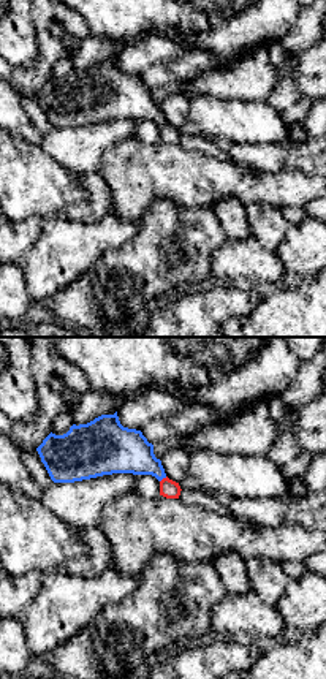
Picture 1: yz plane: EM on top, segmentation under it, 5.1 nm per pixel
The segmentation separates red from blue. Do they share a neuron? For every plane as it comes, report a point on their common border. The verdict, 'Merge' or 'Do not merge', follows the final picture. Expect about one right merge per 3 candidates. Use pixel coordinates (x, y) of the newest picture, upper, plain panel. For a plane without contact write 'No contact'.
Touches red at (163, 124)

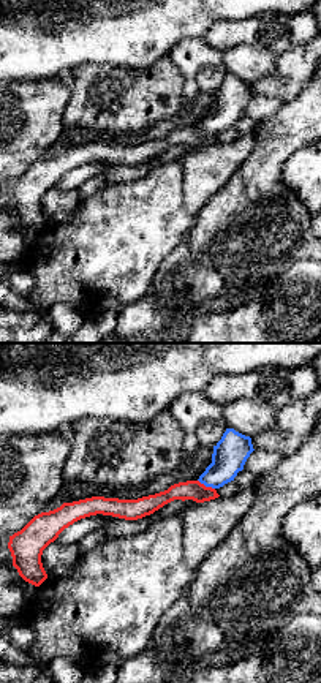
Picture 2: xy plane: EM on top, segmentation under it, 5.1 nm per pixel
Touches red at (204, 132)

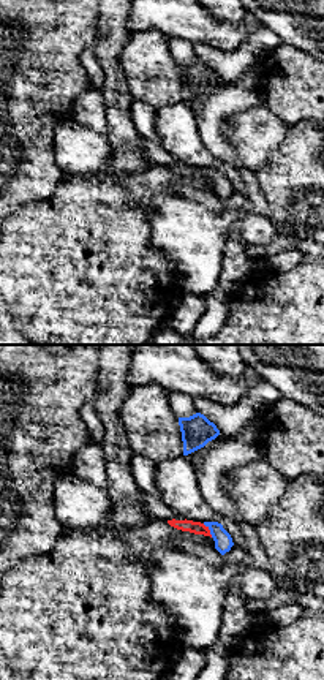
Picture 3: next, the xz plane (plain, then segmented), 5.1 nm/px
Touches red at (209, 176)

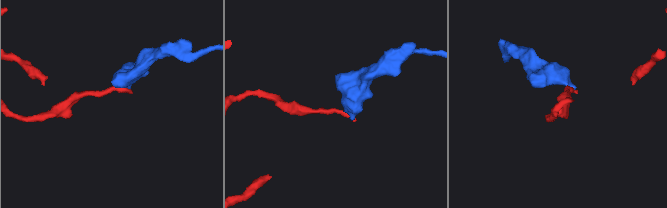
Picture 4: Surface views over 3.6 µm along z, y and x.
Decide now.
Do not merge

